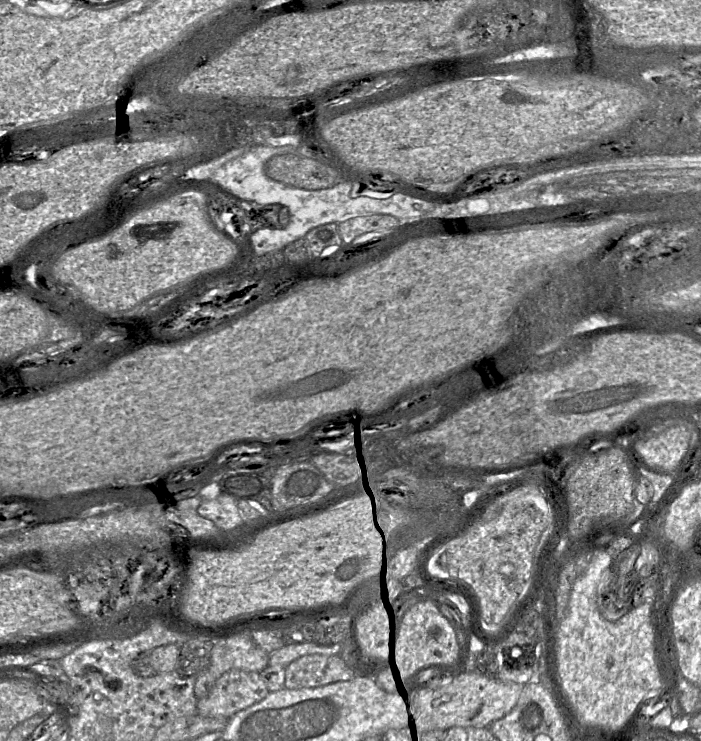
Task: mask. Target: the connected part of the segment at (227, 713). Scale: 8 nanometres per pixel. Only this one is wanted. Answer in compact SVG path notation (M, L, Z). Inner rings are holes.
M230 670L216 681L207 697L197 700L197 713L229 720L237 712L263 700L268 693L260 673Z

